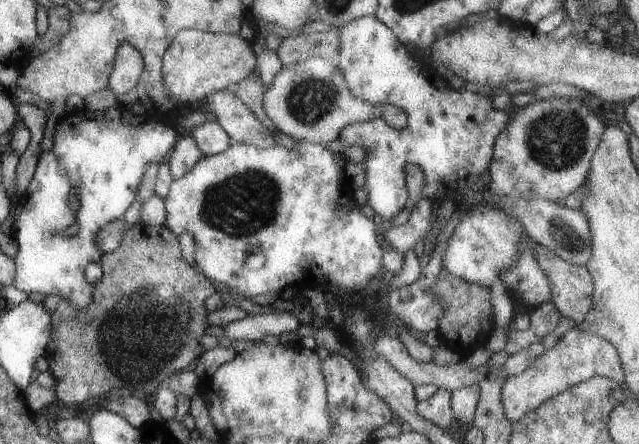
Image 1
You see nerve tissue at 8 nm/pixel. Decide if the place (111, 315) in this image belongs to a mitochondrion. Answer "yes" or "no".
yes

